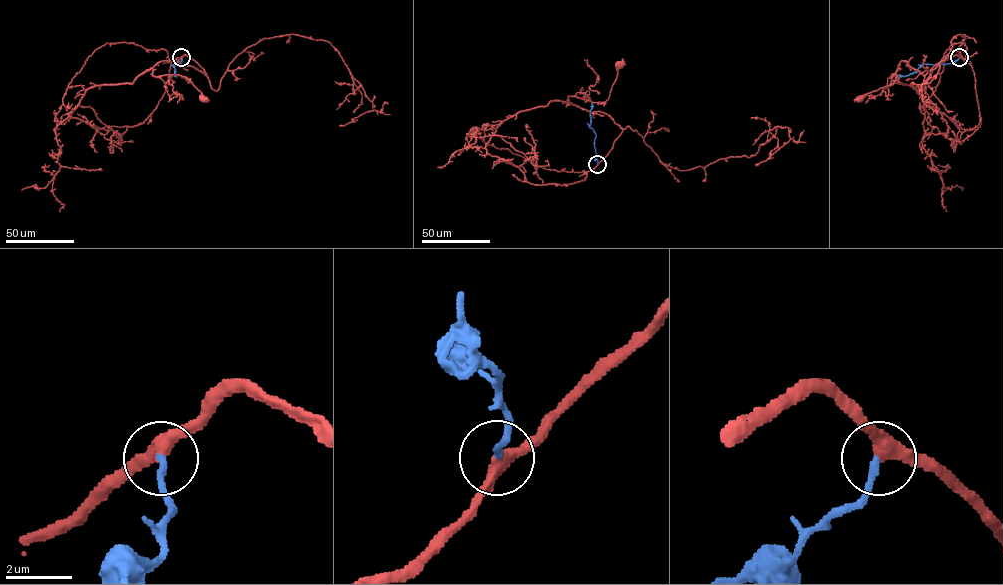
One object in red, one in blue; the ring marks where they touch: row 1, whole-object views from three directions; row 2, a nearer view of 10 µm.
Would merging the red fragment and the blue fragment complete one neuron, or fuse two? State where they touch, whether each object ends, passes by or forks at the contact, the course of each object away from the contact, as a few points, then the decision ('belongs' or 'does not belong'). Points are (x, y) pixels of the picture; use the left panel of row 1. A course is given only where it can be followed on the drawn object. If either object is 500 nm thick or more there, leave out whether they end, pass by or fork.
at (181, 57); red passes by; blue ends there; red runs (181, 57), (194, 60), (206, 75), (163, 60), (152, 68), (152, 75), (186, 76), (202, 99); blue runs (181, 57), (180, 64), (173, 64), (175, 76); belongs

